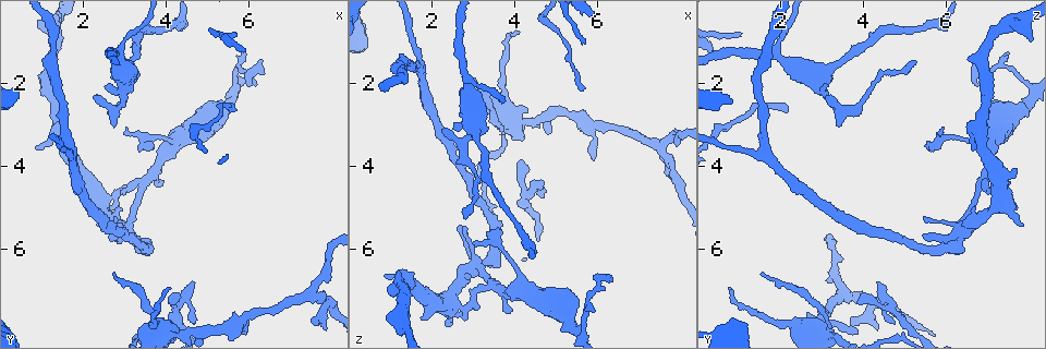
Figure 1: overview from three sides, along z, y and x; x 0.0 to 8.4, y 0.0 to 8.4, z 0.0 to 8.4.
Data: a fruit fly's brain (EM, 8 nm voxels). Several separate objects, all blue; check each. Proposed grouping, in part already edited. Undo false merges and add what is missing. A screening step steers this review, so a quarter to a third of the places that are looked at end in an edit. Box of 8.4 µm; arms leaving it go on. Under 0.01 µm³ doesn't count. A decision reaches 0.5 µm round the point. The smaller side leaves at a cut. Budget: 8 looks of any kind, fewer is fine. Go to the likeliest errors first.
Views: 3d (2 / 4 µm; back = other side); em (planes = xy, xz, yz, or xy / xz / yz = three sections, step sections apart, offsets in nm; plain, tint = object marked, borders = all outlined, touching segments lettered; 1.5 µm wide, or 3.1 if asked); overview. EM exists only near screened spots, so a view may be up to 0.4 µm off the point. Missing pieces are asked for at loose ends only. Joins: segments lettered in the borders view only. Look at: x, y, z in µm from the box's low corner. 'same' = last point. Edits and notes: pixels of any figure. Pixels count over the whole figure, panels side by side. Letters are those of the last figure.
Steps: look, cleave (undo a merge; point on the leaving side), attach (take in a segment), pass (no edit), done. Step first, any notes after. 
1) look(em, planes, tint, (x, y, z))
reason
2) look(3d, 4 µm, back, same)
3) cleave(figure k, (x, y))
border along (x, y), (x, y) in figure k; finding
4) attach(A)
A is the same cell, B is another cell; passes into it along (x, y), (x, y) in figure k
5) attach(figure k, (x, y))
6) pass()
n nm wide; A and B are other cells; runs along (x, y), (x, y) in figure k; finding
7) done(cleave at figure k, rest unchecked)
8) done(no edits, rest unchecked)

look(3d, 4 µm, (2.70, 6.55, 1.55))

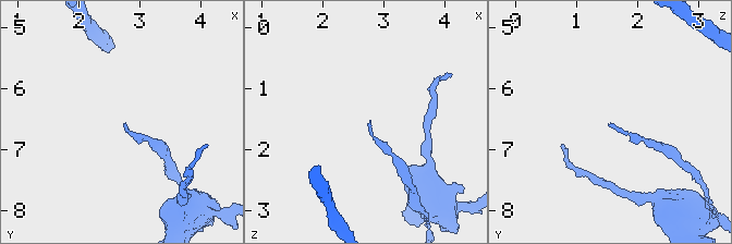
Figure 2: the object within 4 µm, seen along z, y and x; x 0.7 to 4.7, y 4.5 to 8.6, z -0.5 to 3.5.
look(em, planes, borders, (2.75, 6.60, 1.55))

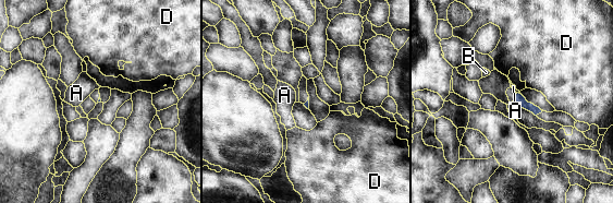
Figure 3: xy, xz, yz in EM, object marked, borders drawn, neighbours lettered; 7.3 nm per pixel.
attach(B)
B is the same cell, A and D are other cells; it goes on there

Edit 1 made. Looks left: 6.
look(overview)

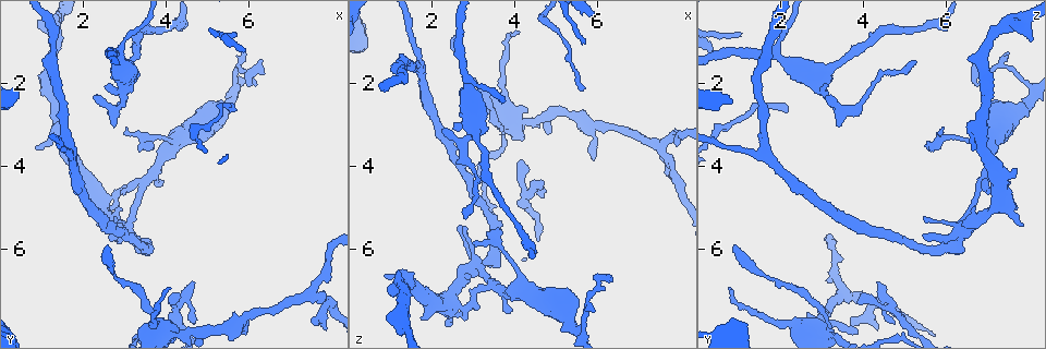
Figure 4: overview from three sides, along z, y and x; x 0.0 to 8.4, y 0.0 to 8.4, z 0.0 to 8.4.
look(em, planes, borders, (4.65, 6.80, 4.35))
free end

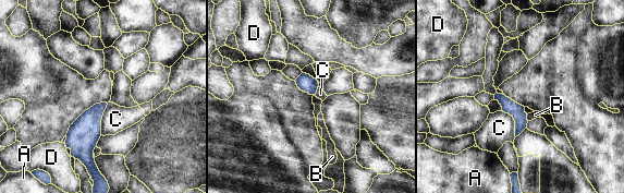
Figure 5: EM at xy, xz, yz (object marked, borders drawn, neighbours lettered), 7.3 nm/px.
pass()
A, B, C and D are other cells; border along (108, 104), (101, 119), (100, 134) in figure 5; none of them fits

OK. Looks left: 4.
look(3d, 4 µm, (3.45, 4.45, 6.85))
sudden change in width

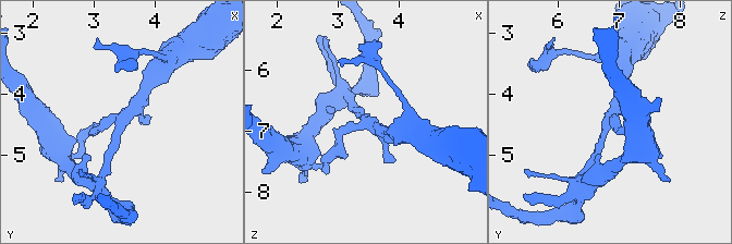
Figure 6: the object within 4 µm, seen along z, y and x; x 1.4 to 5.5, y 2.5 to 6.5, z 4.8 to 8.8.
look(em, planes, borders, (3.45, 4.45, 6.80))
now the EM

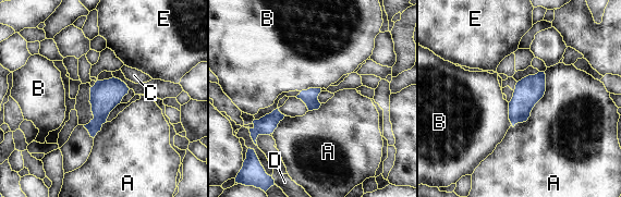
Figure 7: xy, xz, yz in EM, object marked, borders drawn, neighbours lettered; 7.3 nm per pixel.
pass()
A touches over 480 nm; A, B, C, D and E are other cells; all the same cell

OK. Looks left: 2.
done(attach at figure 3, rest unchecked)

